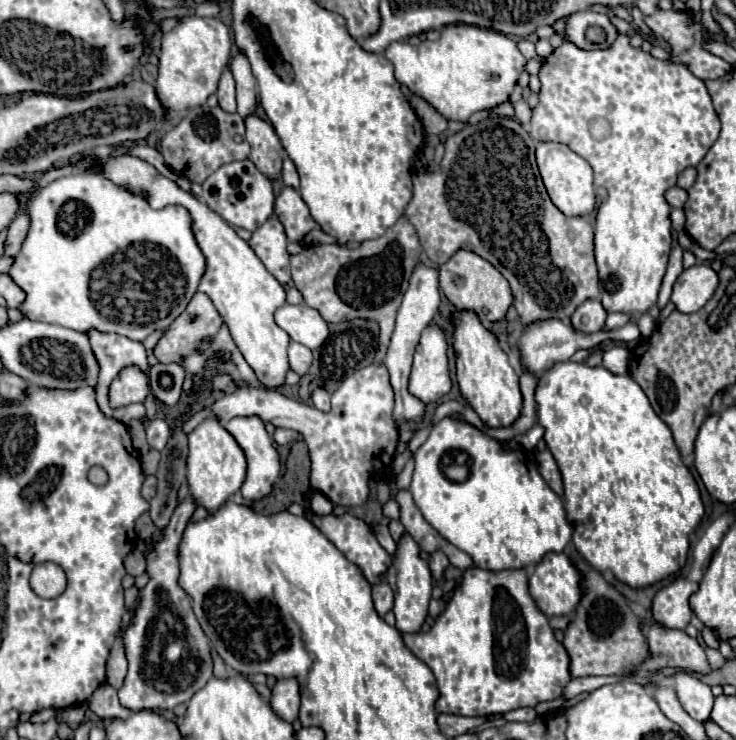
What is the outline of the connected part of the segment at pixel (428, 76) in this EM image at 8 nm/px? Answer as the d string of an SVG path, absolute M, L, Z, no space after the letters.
M470 24L444 26L436 42L424 40L418 46L392 42L384 56L394 64L396 80L400 84L424 98L446 120L456 122L468 122L474 112L490 110L506 102L526 66L526 58L520 54L512 38Z

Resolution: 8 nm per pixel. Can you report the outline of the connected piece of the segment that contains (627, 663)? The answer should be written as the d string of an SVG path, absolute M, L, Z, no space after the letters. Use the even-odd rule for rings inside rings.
M576 558L576 564L584 574L582 584L584 584L586 594L582 596L582 600L576 608L574 622L568 626L568 630L564 634L564 648L570 656L570 676L580 678L580 676L620 676L620 674L626 674L630 668L642 664L648 658L648 646L646 646L644 634L640 632L640 622L632 614L628 600L620 592L616 592L614 586L610 586L598 572L588 570L578 558Z

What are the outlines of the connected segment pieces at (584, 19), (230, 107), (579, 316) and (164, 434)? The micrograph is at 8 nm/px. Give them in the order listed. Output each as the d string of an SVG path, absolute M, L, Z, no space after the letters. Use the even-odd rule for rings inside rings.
M586 10L586 12L574 12L570 16L570 20L566 22L566 28L564 28L564 34L562 38L568 40L568 42L574 42L576 46L580 48L586 48L586 50L592 50L592 48L604 48L604 46L610 46L612 40L616 38L616 28L610 24L608 16L606 14L598 14L598 12L592 12L592 10ZM592 26L600 26L604 32L606 32L606 42L590 42L586 38L586 32L588 28Z
M226 68L222 78L220 78L220 84L218 84L218 102L220 102L220 108L224 112L236 112L236 88L234 88L234 78L230 74L230 70Z
M586 300L572 314L572 326L580 332L596 332L604 328L606 316L608 314L600 300Z
M154 418L154 420L150 422L150 426L146 428L146 436L148 436L148 444L150 444L150 448L154 448L154 450L162 450L162 448L166 446L166 442L168 442L170 428L168 428L168 424L166 424L164 420Z

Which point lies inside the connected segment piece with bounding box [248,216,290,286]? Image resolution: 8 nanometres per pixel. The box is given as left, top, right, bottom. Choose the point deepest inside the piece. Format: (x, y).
(269, 241)

